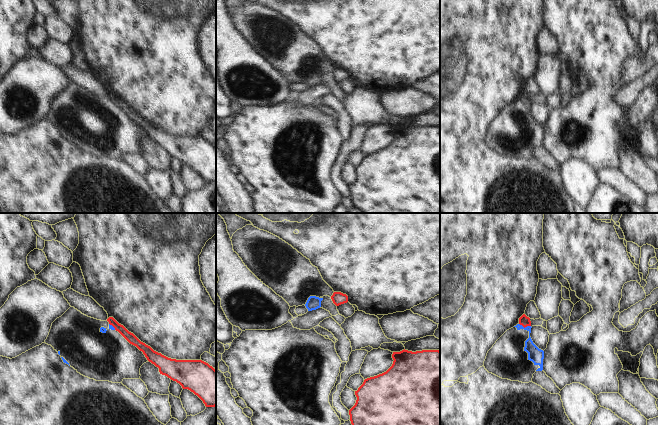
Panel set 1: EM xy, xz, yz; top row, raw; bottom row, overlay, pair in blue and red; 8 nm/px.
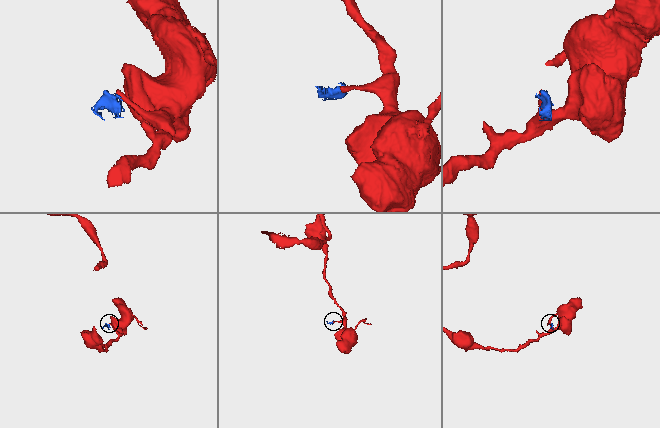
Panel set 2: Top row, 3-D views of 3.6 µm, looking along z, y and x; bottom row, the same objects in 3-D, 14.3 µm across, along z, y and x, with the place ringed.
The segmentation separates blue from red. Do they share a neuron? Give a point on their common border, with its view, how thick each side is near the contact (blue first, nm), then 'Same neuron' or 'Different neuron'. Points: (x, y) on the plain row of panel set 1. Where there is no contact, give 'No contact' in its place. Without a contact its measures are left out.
Touches blue at yz (525, 103). Thickness 120 nm (blue) against 80 nm. Different neuron

